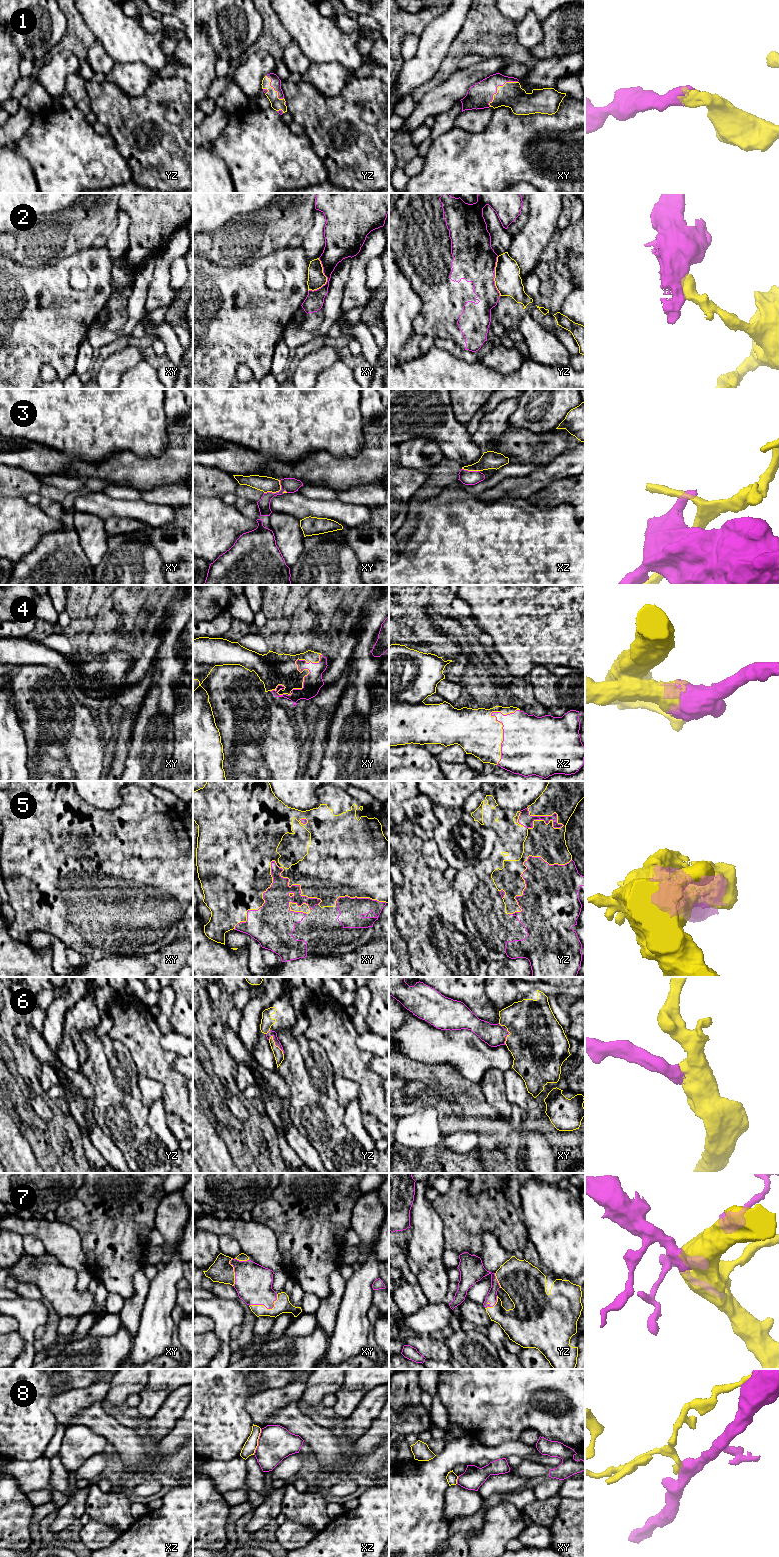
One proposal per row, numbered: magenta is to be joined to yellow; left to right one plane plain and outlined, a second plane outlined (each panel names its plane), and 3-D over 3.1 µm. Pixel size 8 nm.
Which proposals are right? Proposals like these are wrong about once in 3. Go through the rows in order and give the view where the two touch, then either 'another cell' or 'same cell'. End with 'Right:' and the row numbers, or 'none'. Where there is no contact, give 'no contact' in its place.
1: contact in xy; same cell
2: contact in xy; another cell
3: contact in xy; another cell
4: contact in xz; same cell
5: contact in xy; same cell
6: contact in yz; same cell
7: contact in xy; same cell
8: contact in xz; another cell
Right: 1, 4, 5, 6, 7

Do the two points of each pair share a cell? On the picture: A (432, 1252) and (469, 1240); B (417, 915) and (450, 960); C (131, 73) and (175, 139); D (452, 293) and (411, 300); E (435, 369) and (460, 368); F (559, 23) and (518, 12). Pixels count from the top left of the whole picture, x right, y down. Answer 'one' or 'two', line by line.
A: two
B: one
C: two
D: two
E: one
F: two

